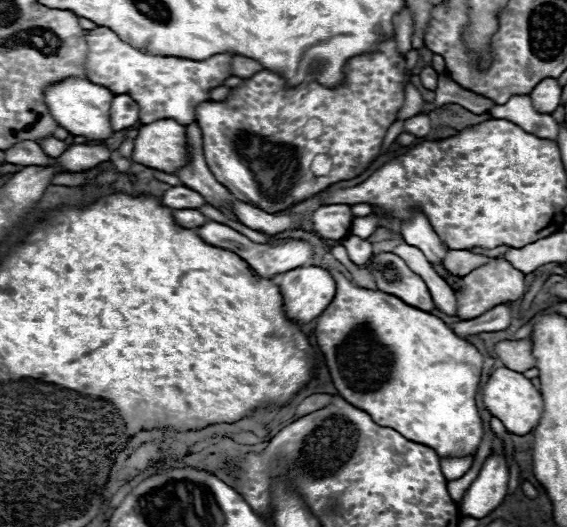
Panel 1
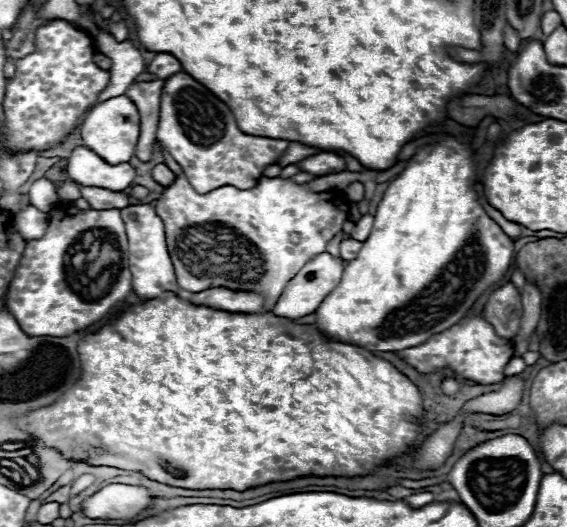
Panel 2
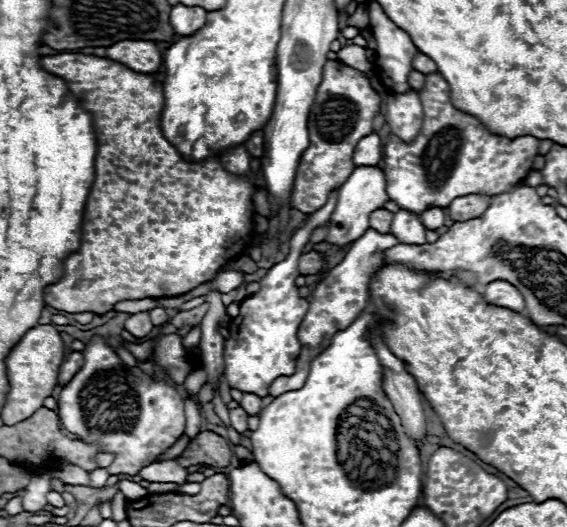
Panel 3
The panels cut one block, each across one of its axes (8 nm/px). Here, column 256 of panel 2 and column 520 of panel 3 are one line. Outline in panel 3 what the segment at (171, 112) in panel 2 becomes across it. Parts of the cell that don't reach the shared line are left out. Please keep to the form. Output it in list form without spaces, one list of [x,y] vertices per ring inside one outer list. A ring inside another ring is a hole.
[[[426,74],[424,88],[418,92],[424,108],[424,118],[418,136],[412,142],[400,140],[396,134],[390,134],[384,144],[382,168],[386,174],[386,192],[392,202],[396,202],[402,210],[412,214],[422,214],[430,206],[450,206],[450,202],[462,194],[500,194],[512,186],[522,184],[522,180],[530,174],[530,166],[538,156],[540,140],[534,136],[518,136],[514,140],[504,136],[490,134],[474,116],[456,110],[450,104],[450,88],[448,82],[440,74]]]

